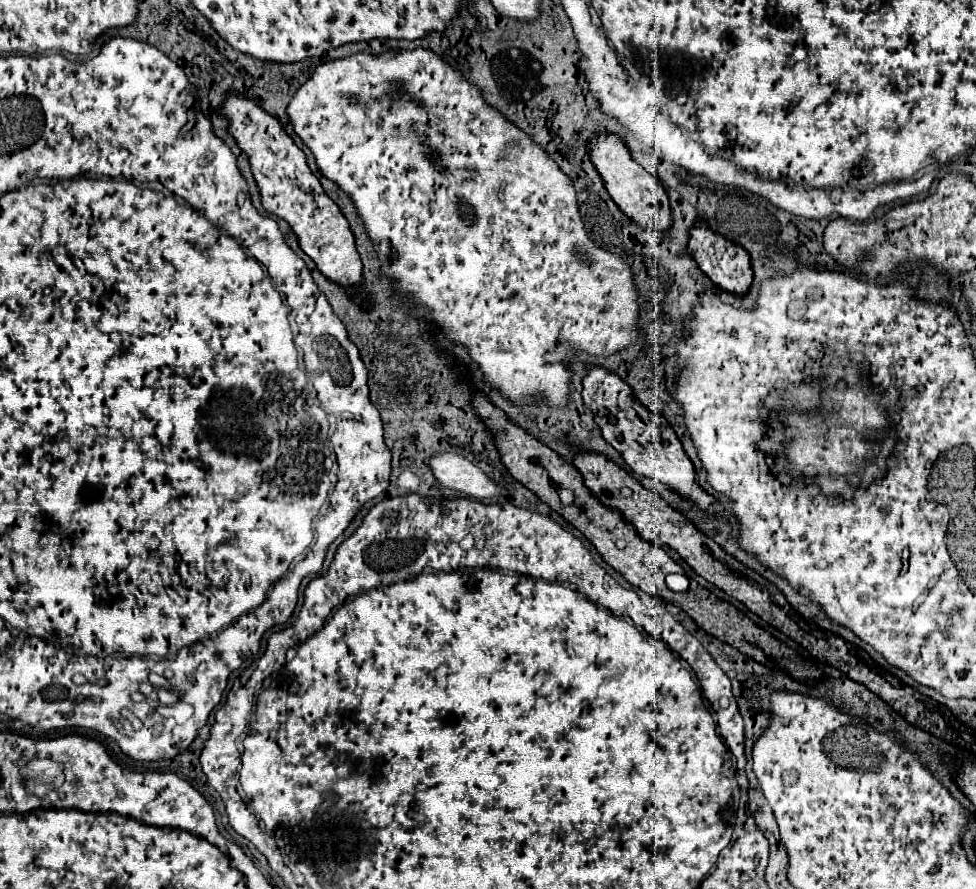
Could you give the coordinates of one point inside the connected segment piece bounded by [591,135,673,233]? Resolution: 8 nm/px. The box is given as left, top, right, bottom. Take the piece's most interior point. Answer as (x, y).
(641, 197)

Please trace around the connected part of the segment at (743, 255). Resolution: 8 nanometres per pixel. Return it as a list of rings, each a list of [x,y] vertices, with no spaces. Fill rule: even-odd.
[[[697,223],[697,229],[693,229],[691,239],[689,239],[689,253],[695,255],[695,261],[701,267],[701,271],[713,283],[717,283],[723,291],[733,293],[733,295],[747,295],[753,283],[753,267],[751,267],[751,257],[743,247],[727,241],[725,237],[717,237],[717,233]]]

